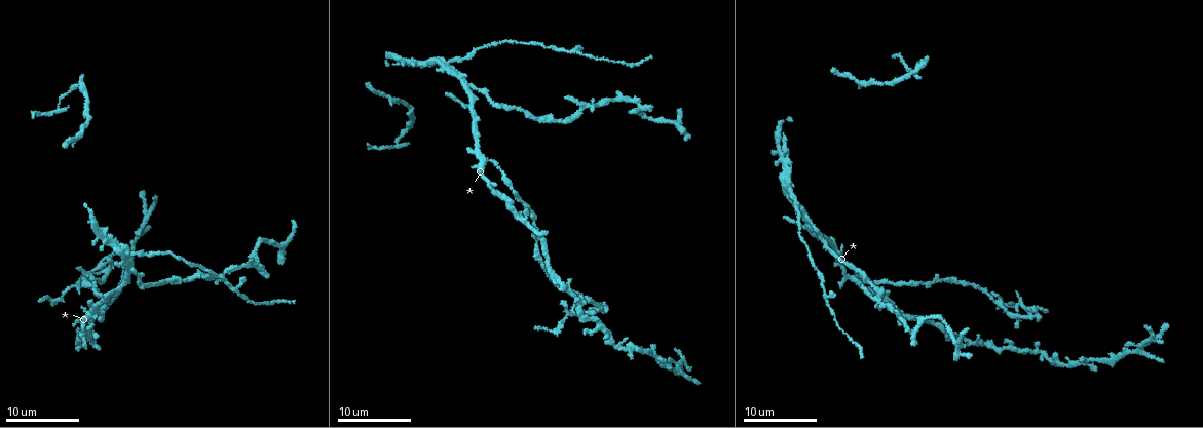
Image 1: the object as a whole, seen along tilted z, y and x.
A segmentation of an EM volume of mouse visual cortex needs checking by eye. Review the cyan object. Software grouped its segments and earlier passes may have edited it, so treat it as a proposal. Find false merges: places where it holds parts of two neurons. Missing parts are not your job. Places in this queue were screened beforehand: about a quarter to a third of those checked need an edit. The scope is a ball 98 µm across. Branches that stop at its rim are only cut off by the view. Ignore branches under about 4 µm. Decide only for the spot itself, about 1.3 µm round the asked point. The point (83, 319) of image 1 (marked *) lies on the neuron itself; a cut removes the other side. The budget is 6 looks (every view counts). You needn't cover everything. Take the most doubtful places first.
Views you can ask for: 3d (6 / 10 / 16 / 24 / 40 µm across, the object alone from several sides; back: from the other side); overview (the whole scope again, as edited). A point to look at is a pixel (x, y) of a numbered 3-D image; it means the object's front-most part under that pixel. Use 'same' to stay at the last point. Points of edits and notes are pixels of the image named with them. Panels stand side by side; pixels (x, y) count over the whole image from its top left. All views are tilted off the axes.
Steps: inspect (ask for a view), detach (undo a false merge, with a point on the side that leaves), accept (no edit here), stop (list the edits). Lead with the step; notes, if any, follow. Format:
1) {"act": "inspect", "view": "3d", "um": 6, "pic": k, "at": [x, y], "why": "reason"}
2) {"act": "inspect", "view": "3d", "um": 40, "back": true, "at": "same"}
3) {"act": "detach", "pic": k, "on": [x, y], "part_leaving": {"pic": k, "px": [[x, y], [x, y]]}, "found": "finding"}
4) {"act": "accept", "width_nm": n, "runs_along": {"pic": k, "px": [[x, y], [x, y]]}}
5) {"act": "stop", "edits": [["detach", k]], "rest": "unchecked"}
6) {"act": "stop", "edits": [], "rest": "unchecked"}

{"act": "inspect", "view": "3d", "um": 10, "pic": 1, "at": [130, 253]}

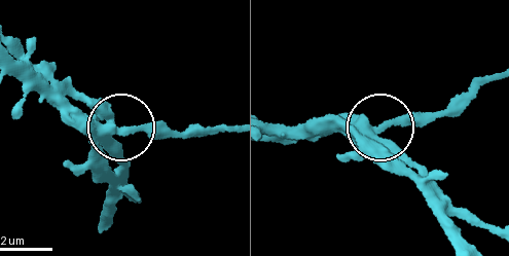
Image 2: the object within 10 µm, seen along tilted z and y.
{"act": "inspect", "view": "3d", "um": 10, "back": true, "pic": 2, "at": [119, 129]}

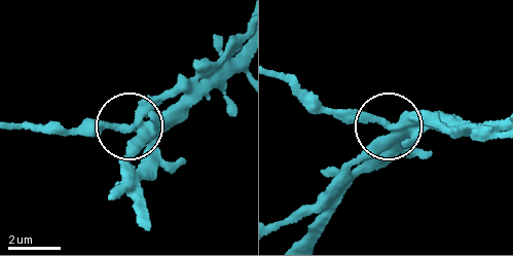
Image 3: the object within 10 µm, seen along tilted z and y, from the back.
{"act": "accept", "found": "one neuron here"}

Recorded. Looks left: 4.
{"act": "inspect", "view": "3d", "um": 6, "pic": 1, "at": [599, 307], "why": "three arms meet"}

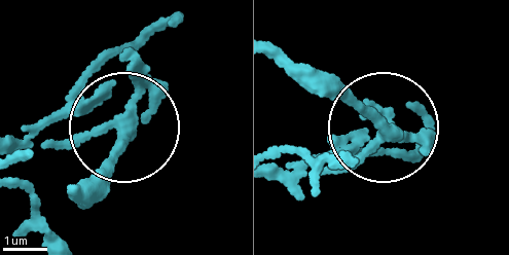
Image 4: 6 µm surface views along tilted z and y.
{"act": "detach", "pic": 4, "on": [103, 59], "width_nm": 230, "part_leaving": {"pic": 4, "px": [[120, 123], [79, 117], [21, 133]]}, "found": "two neurons meet here"}

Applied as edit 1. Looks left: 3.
{"act": "inspect", "view": "3d", "um": 6, "pic": 1, "at": [1140, 349]}

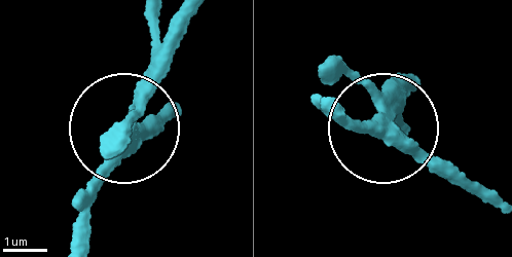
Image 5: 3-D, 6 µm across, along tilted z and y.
{"act": "accept", "arms": 4, "runs_along": {"pic": 5, "px": [[342, 113], [384, 124], [480, 199]]}, "found": "all the same neuron"}

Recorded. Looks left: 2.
{"act": "stop", "edits": [["detach", 4]], "rest": "unchecked"}

